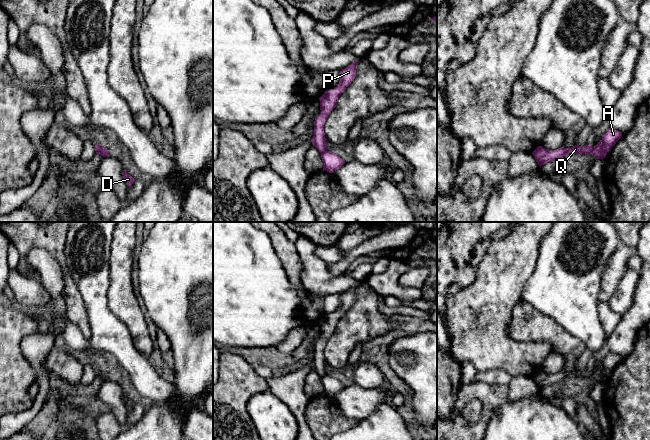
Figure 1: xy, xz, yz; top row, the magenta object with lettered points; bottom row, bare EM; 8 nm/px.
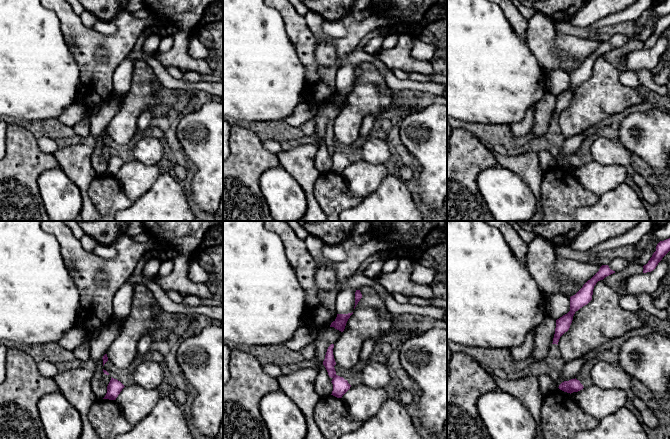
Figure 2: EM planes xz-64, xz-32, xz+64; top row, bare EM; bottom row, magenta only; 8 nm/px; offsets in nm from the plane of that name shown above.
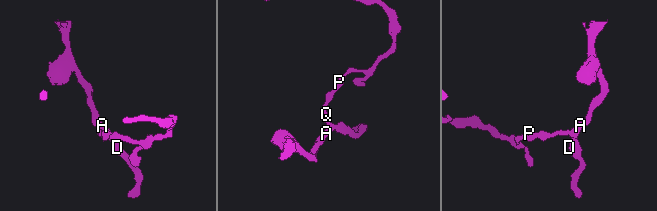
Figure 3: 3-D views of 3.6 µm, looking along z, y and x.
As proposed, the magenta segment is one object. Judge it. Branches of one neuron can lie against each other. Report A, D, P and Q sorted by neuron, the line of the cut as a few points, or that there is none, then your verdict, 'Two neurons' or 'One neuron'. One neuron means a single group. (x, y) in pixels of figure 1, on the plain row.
Groups: A D / P Q. Split along yz (593, 371), (591, 377). Two neurons

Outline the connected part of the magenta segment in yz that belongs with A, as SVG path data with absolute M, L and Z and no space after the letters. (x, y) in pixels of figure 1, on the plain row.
M609 352L609 354L602 359L602 364L593 371L592 379L597 383L605 382L609 374L621 361L622 358L618 354Z

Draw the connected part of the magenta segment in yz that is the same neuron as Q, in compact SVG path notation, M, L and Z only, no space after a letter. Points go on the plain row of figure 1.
M592 368L586 369L584 371L575 369L571 372L560 371L556 374L549 374L543 372L542 370L538 370L533 376L533 380L541 391L547 386L551 386L554 384L561 384L565 379L574 379L574 378L592 378L593 370Z

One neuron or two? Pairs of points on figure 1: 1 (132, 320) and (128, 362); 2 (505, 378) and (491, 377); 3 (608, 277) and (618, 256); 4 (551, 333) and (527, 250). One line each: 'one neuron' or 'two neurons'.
1: two neurons
2: one neuron
3: one neuron
4: two neurons

